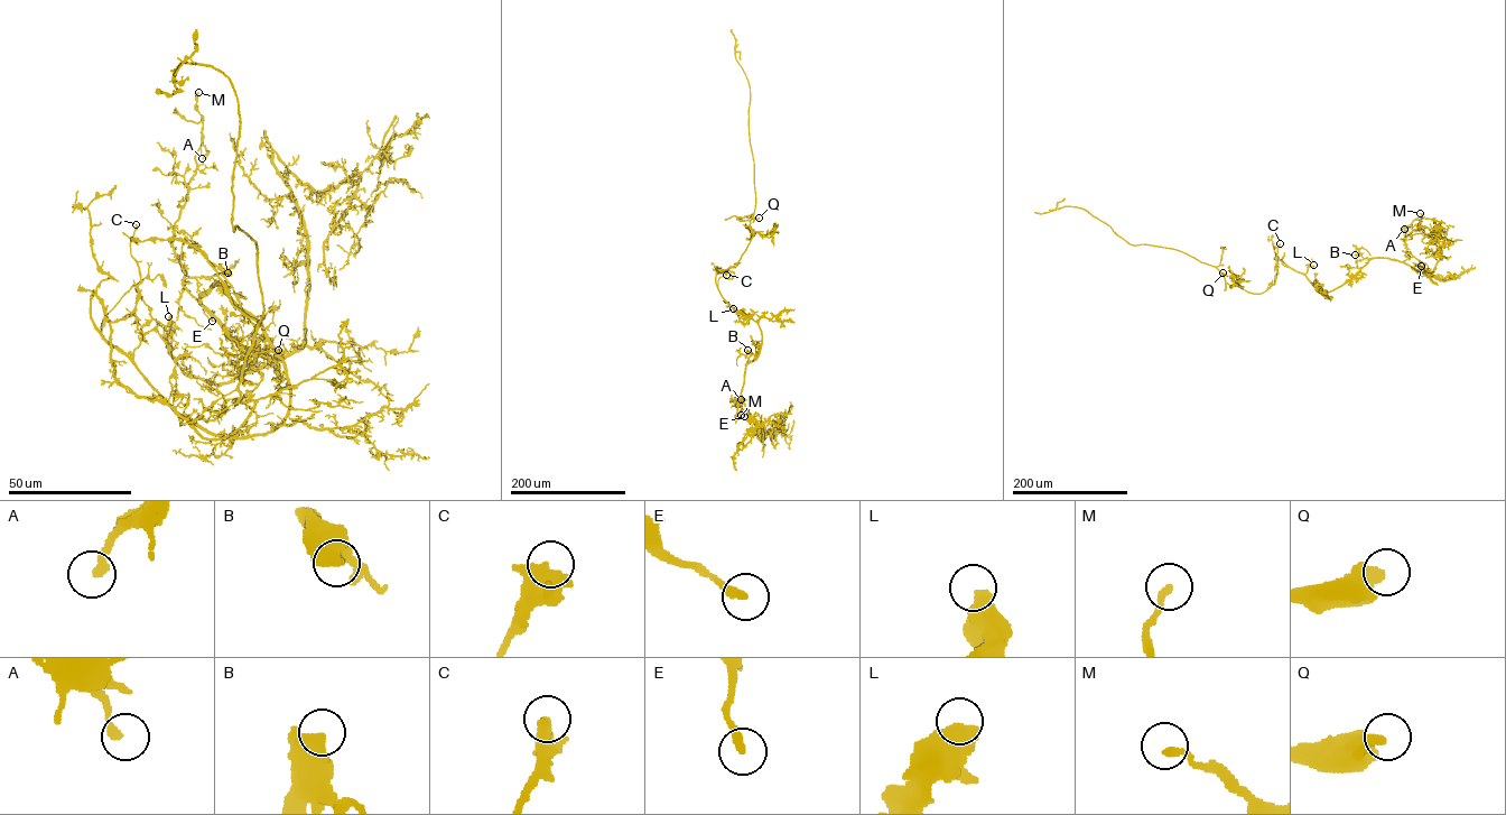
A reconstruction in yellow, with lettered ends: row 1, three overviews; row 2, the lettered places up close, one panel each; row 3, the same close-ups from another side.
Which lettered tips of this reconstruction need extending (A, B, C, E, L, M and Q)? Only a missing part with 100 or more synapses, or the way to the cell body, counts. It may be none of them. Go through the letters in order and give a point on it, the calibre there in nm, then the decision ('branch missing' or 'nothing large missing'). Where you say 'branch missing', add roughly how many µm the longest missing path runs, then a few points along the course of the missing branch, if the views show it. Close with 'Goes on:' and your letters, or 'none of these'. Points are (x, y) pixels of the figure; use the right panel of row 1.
A: (1404, 229) | 260 nm | nothing large missing
B: (1355, 255) | 460 nm | nothing large missing
C: (1280, 243) | 600 nm | nothing large missing
E: (1421, 266) | 280 nm | nothing large missing
L: (1313, 265) | 650 nm | nothing large missing
M: (1420, 213) | 240 nm | nothing large missing
Q: (1223, 272) | 400 nm | nothing large missing
Goes on: none of these

